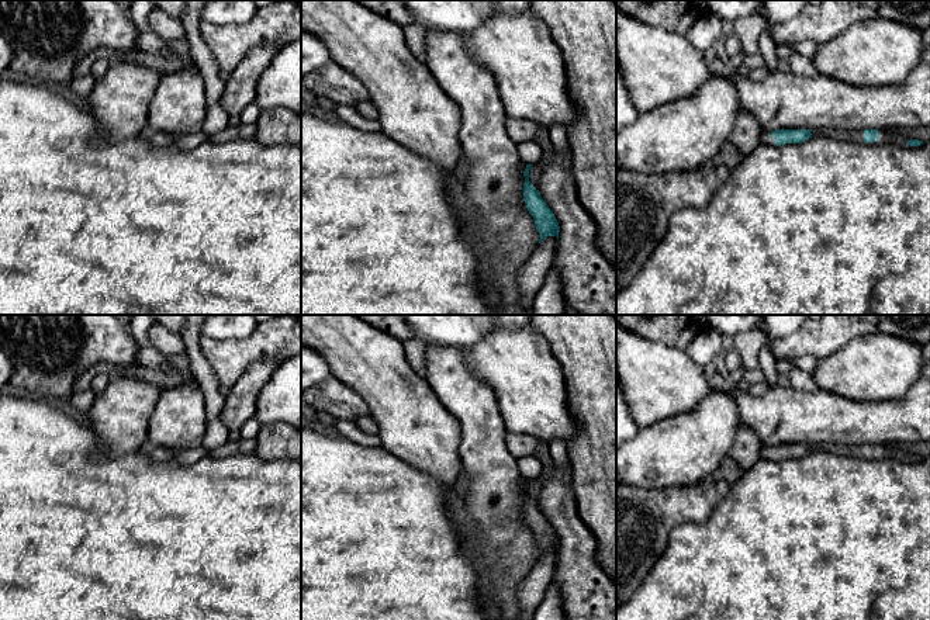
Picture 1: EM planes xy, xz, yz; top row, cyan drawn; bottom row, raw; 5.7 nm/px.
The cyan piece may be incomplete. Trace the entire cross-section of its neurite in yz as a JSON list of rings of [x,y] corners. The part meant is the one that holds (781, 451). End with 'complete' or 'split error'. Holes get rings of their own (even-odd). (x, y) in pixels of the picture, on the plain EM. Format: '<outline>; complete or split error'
[[[777,444],[761,447],[760,457],[768,461],[781,461],[785,458],[802,458],[812,453],[812,444]]]; split error

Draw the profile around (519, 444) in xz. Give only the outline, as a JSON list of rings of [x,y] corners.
[[[508,432],[507,447],[516,460],[526,456],[536,456],[539,447],[539,439],[530,434]]]

